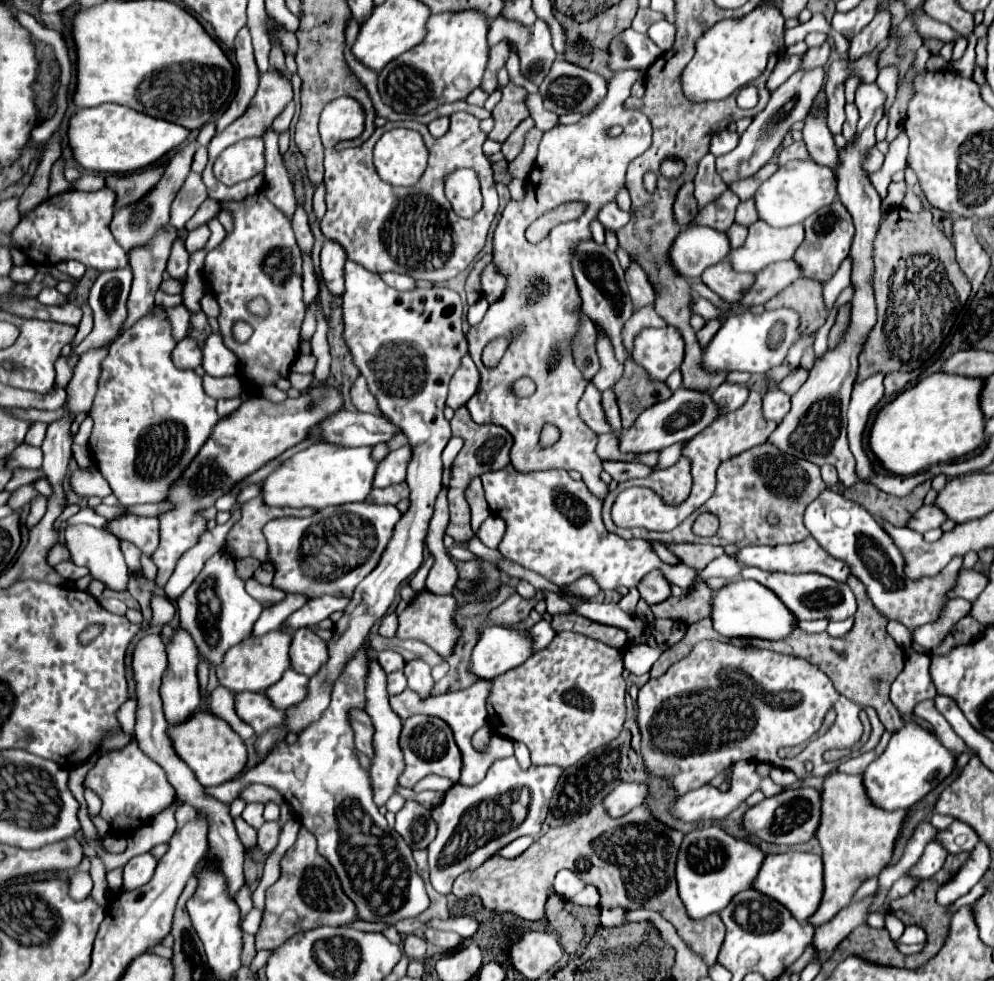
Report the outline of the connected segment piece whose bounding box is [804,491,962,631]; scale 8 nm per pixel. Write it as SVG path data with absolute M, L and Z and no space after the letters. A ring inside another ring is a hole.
M824 491L820 499L816 499L816 503L808 505L808 511L804 513L804 525L828 555L844 561L850 573L864 583L870 601L888 621L898 621L914 631L926 623L934 623L936 619L940 619L940 611L950 601L948 593L956 585L962 559L952 559L952 563L948 563L944 571L934 577L906 577L906 561L892 537L862 505L846 499L836 491Z

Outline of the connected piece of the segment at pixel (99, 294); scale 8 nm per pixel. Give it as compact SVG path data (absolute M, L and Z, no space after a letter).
M106 271L106 273L100 273L100 275L102 277L98 277L96 283L92 285L90 299L88 299L88 303L90 303L90 307L94 311L94 329L90 331L90 335L78 347L74 347L74 353L78 357L88 353L90 349L102 349L102 347L110 345L114 339L118 339L122 329L124 329L126 317L128 317L126 301L128 301L128 295L130 295L132 271Z

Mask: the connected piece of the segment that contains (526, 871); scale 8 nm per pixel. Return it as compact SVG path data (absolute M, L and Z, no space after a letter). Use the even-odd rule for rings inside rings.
M602 803L594 805L586 815L580 815L576 821L568 825L560 825L556 829L550 829L546 835L542 835L538 841L534 841L522 855L514 859L502 859L500 855L490 857L486 863L482 863L476 871L470 871L466 875L460 875L454 883L454 895L456 897L470 897L478 895L484 905L502 905L506 911L518 915L524 921L536 921L540 919L540 911L544 911L546 903L546 891L552 887L552 881L558 873L558 869L570 869L576 871L576 863L590 863L590 869L600 869L600 881L604 881L604 895L608 899L606 907L624 907L624 909L652 909L660 911L666 921L670 921L676 929L676 933L682 937L682 941L704 959L706 965L714 965L720 943L724 941L724 925L720 923L718 915L708 915L702 921L688 919L684 915L684 907L680 907L680 897L676 895L676 881L674 881L674 865L676 865L676 855L682 843L682 833L668 829L666 825L658 823L652 819L650 811L630 811L620 819L608 819L604 815Z

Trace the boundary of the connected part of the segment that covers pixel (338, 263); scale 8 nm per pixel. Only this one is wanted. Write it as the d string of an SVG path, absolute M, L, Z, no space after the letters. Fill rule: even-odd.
M330 239L324 241L322 253L320 253L320 267L322 267L326 287L330 289L332 295L344 293L344 261L346 259L348 259L346 251L340 243L334 243Z

